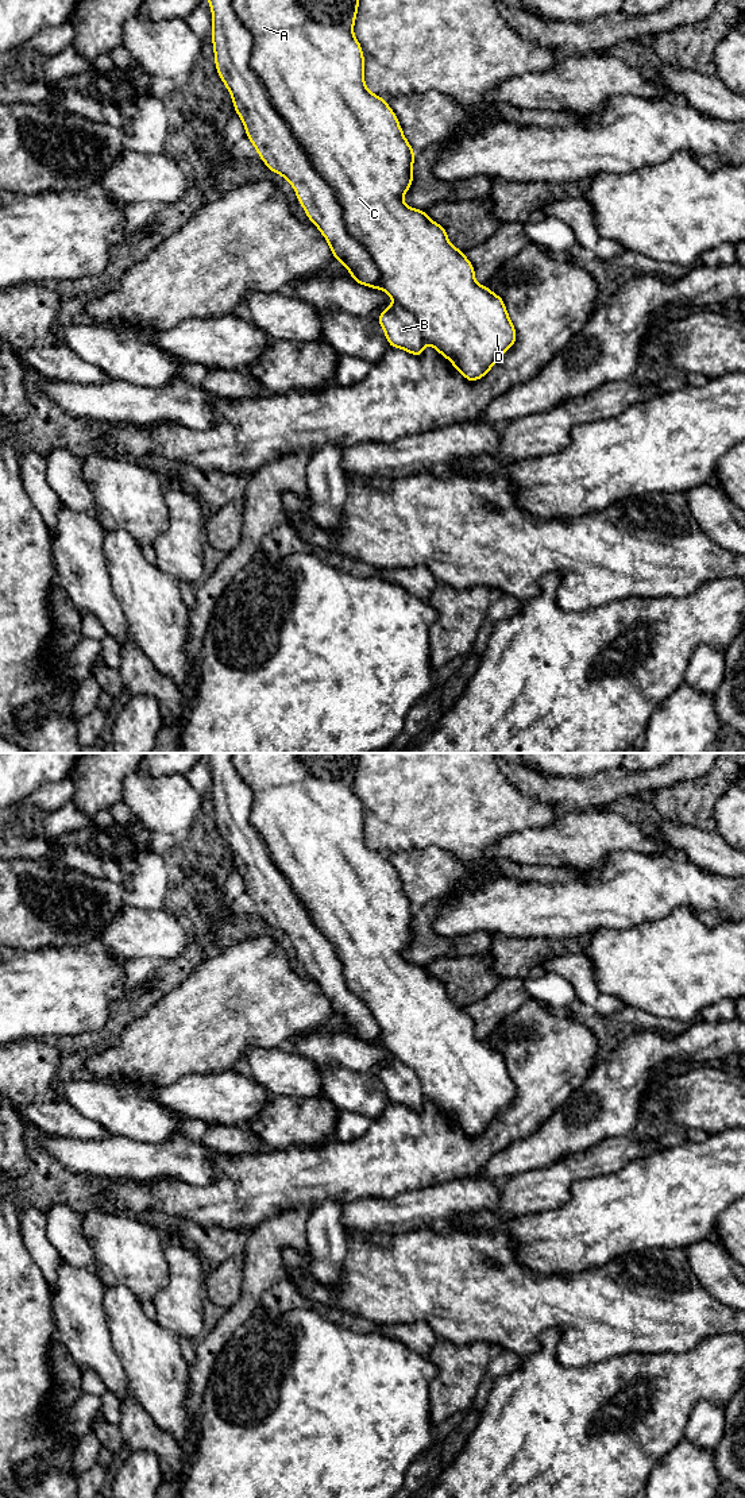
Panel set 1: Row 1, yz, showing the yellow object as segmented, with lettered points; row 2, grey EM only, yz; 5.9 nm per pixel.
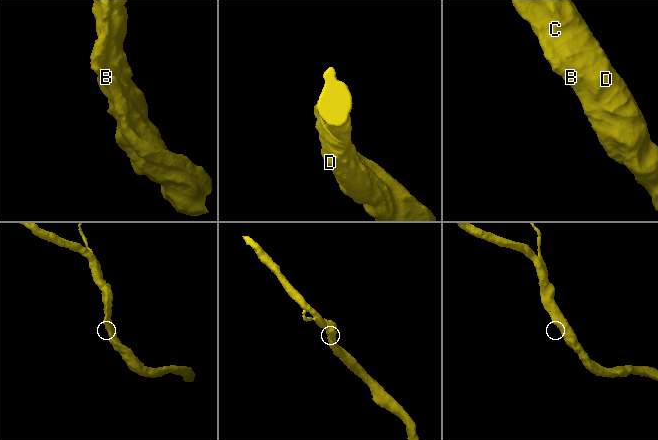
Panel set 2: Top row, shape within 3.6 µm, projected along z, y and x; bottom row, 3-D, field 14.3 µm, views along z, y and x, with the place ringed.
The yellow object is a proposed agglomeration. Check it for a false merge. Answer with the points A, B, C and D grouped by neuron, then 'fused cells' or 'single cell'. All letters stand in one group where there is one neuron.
A B C D; single cell

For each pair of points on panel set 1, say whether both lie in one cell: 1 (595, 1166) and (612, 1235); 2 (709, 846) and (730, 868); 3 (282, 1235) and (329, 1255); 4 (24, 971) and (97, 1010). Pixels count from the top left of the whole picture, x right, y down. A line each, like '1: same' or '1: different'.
1: same
2: same
3: different
4: same

